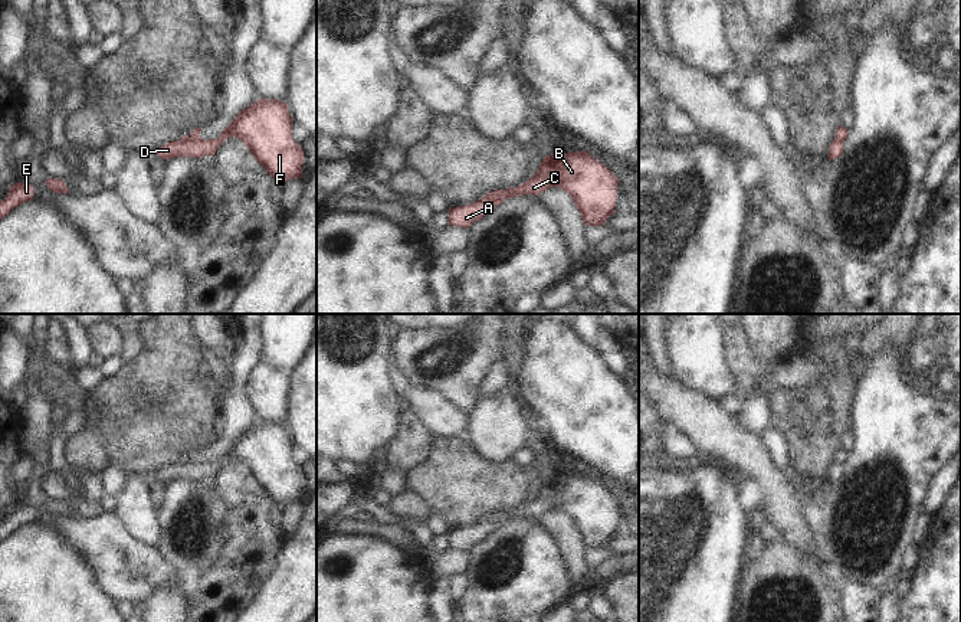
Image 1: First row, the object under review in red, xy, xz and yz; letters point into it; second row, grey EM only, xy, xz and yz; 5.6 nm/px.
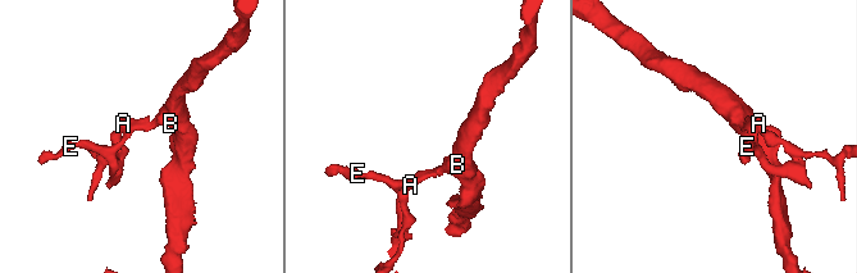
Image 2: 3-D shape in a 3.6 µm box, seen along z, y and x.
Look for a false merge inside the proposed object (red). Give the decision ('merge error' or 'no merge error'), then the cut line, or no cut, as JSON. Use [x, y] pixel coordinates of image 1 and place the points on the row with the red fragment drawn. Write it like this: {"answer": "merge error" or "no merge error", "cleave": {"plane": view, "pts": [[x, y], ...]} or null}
{"answer": "merge error", "cleave": {"plane": "xy", "pts": [[202, 138], [180, 141]]}}

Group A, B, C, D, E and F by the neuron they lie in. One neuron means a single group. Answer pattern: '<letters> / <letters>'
A / B C D E F

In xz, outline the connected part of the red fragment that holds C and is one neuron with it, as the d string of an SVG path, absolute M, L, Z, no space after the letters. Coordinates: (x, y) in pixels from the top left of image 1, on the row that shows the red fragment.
M570 151L544 157L538 171L528 181L506 190L511 193L518 191L522 196L539 196L541 191L547 191L550 187L560 187L571 196L586 226L601 226L616 213L617 186L617 177L587 151Z

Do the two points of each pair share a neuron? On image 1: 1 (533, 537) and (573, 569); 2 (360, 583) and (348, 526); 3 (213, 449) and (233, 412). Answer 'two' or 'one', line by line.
1: two
2: two
3: one

